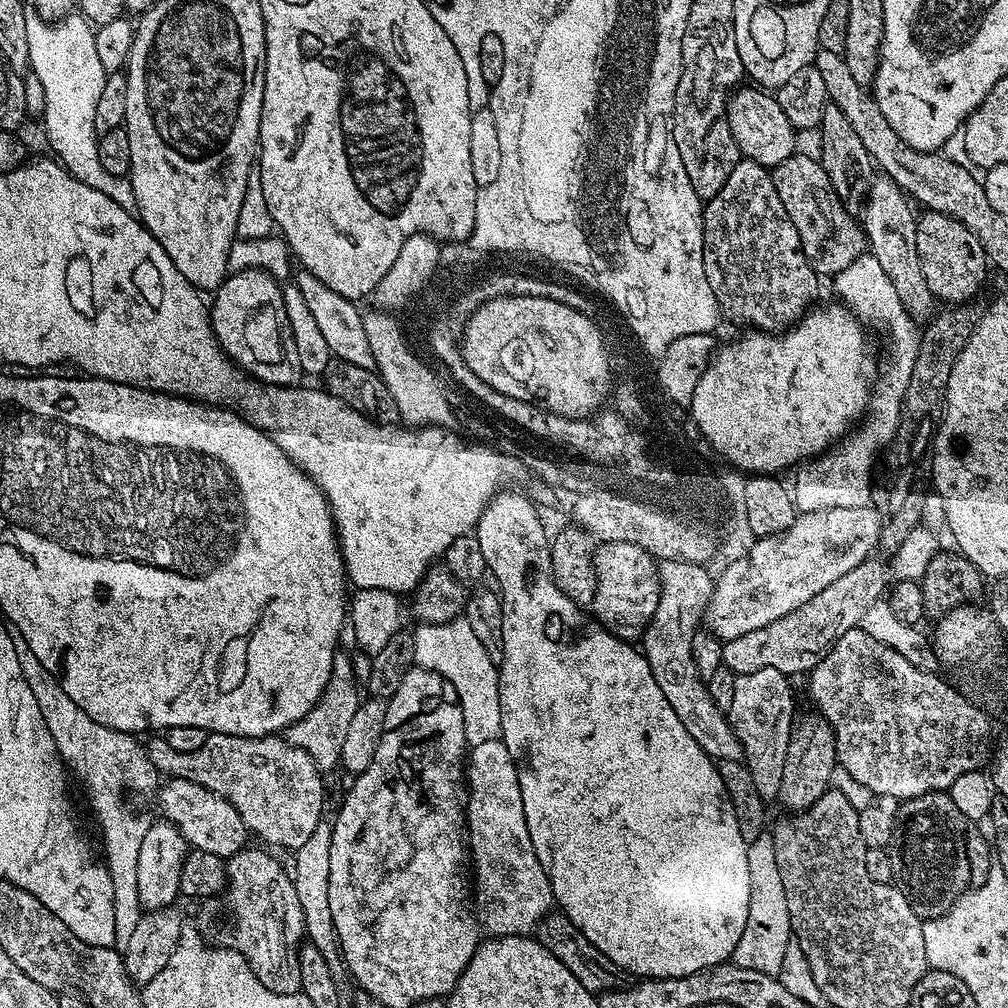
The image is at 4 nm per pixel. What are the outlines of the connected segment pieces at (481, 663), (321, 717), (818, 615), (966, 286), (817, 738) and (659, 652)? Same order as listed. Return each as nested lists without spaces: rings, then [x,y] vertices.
[[[462,618],[447,620],[441,624],[417,623],[412,632],[415,667],[436,672],[454,686],[458,702],[462,706],[462,730],[469,746],[500,739],[502,730],[502,706],[500,705],[500,673],[497,661],[486,654],[486,646],[478,642],[470,622]]]
[[[337,651],[330,670],[330,678],[316,705],[298,722],[285,728],[282,733],[283,739],[288,743],[310,754],[316,767],[324,774],[328,774],[332,767],[335,769],[339,765],[342,742],[346,739],[346,729],[350,727],[350,722],[354,718],[354,710],[358,710],[362,699],[361,693],[356,693],[356,672],[352,669],[348,656],[347,651]]]
[[[877,558],[864,560],[850,574],[842,574],[834,586],[826,586],[822,594],[814,594],[810,602],[798,606],[798,610],[790,610],[782,618],[770,622],[770,626],[761,626],[759,630],[750,630],[750,634],[742,634],[742,638],[723,641],[723,667],[742,674],[754,674],[754,670],[773,668],[785,674],[792,672],[811,673],[812,669],[826,658],[826,654],[846,634],[846,630],[859,628],[863,615],[870,606],[881,603],[882,597],[890,588],[890,568]]]
[[[925,211],[916,222],[918,234],[918,258],[922,258],[922,274],[926,274],[926,286],[930,286],[933,296],[937,301],[948,306],[964,306],[980,292],[980,287],[988,280],[990,261],[986,250],[982,250],[982,242],[968,229],[965,224],[950,218],[941,212]]]
[[[811,715],[793,727],[784,759],[778,804],[789,808],[787,811],[792,814],[804,812],[814,806],[814,802],[818,802],[818,798],[822,798],[822,794],[833,787],[832,775],[838,772],[836,732],[823,716]]]
[[[666,560],[659,565],[660,569],[660,601],[658,610],[654,610],[654,618],[648,623],[648,629],[642,637],[642,651],[644,657],[650,662],[650,670],[654,674],[654,682],[662,689],[662,694],[666,694],[666,702],[670,702],[670,707],[674,709],[674,714],[678,714],[678,719],[682,721],[682,726],[690,730],[690,738],[706,750],[706,754],[713,760],[740,760],[742,753],[740,743],[734,734],[734,730],[728,725],[728,717],[714,702],[708,693],[706,681],[698,674],[698,670],[692,662],[692,639],[694,634],[701,627],[704,609],[708,607],[708,599],[712,597],[714,587],[713,573],[708,573],[709,569],[703,564],[691,564],[681,560]]]

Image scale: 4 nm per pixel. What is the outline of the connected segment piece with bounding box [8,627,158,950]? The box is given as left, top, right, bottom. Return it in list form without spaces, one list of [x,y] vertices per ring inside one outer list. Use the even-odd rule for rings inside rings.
[[[14,627],[8,628],[10,638],[14,642],[14,650],[18,650],[18,658],[22,666],[22,674],[34,690],[34,698],[38,698],[38,710],[42,710],[42,722],[46,722],[46,730],[50,730],[50,738],[54,738],[54,746],[58,746],[58,754],[69,769],[76,771],[78,779],[84,783],[88,791],[88,800],[92,803],[92,812],[100,823],[100,836],[104,839],[103,863],[108,865],[110,882],[114,886],[114,934],[115,947],[123,950],[130,943],[134,929],[142,915],[138,898],[138,853],[142,851],[142,838],[146,838],[149,817],[135,816],[124,801],[124,791],[152,792],[158,788],[158,773],[150,762],[148,753],[137,737],[130,732],[119,732],[113,728],[102,726],[62,690],[62,686],[38,662],[38,658],[26,646],[26,634]]]

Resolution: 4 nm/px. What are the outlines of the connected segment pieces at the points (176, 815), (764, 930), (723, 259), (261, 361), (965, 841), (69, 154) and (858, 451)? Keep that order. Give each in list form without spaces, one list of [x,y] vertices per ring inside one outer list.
[[[175,778],[167,782],[169,784],[161,783],[158,788],[160,812],[164,815],[161,817],[180,831],[189,846],[206,854],[227,858],[249,843],[248,827],[242,822],[238,810],[234,810],[228,800],[206,790],[206,786],[198,786],[198,782]]]
[[[765,830],[758,834],[758,838],[748,841],[746,862],[750,866],[750,914],[746,914],[746,930],[742,930],[738,946],[734,946],[731,963],[746,966],[746,970],[762,970],[762,974],[779,977],[784,968],[784,959],[788,956],[788,943],[791,945],[794,937],[771,831]]]
[[[743,158],[738,161],[730,174],[730,178],[726,178],[726,186],[722,186],[722,190],[718,190],[718,194],[714,194],[714,198],[704,204],[704,273],[706,274],[706,282],[710,282],[710,290],[714,290],[714,298],[718,302],[723,319],[725,321],[733,320],[736,324],[748,324],[744,326],[752,330],[779,333],[795,324],[797,320],[803,317],[805,312],[817,303],[816,291],[822,284],[821,277],[816,275],[816,271],[812,269],[806,254],[802,250],[798,230],[794,226],[790,214],[786,214],[786,206],[782,206],[782,198],[772,180],[771,171],[763,168],[758,162]]]
[[[246,269],[233,272],[220,283],[210,300],[212,329],[220,348],[228,355],[236,367],[260,381],[261,384],[282,384],[292,386],[301,379],[298,362],[298,346],[294,346],[294,334],[290,330],[290,322],[286,318],[284,305],[284,289],[281,281],[275,280],[271,274],[262,269]]]
[[[927,792],[915,796],[913,800],[903,801],[900,805],[900,815],[904,841],[900,844],[900,858],[898,856],[898,887],[917,916],[941,916],[963,892],[988,877],[988,871],[994,862],[990,840],[976,829],[979,828],[977,821],[966,818],[965,814],[958,810],[948,792]]]
[[[34,10],[26,11],[26,30],[30,42],[30,68],[42,82],[42,92],[46,94],[44,111],[44,132],[48,135],[48,144],[53,148],[57,159],[75,180],[86,183],[96,190],[113,198],[127,212],[135,213],[137,199],[134,198],[132,181],[129,177],[109,174],[103,169],[98,159],[98,137],[94,132],[94,114],[103,90],[105,72],[102,70],[102,61],[98,59],[98,50],[94,47],[96,37],[93,25],[85,20],[83,15],[69,14],[62,20],[49,22],[43,20]]]
[[[870,254],[859,256],[854,262],[850,262],[850,266],[846,266],[846,270],[834,277],[834,284],[837,294],[840,295],[837,296],[839,303],[857,316],[869,316],[884,327],[884,332],[888,335],[888,365],[885,368],[883,365],[882,375],[874,385],[870,415],[862,424],[864,429],[845,436],[823,456],[805,463],[795,473],[797,476],[794,499],[801,513],[834,510],[842,506],[869,506],[873,503],[872,467],[875,466],[880,451],[882,456],[885,449],[896,439],[896,432],[900,428],[900,408],[904,404],[906,386],[910,386],[910,374],[914,374],[914,358],[918,358],[920,349],[921,329],[917,321],[905,313],[878,258]]]

